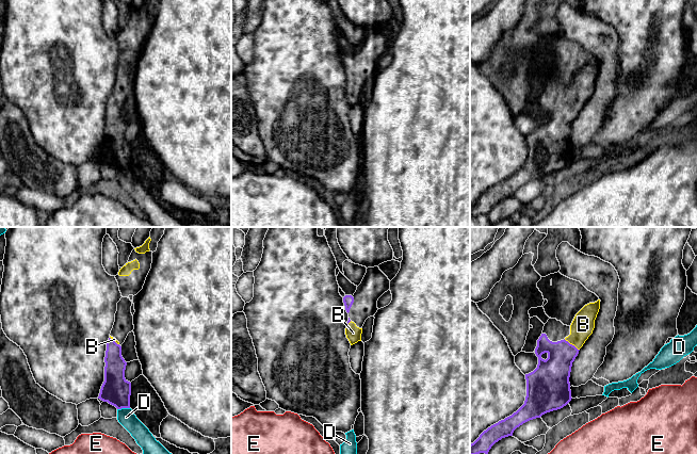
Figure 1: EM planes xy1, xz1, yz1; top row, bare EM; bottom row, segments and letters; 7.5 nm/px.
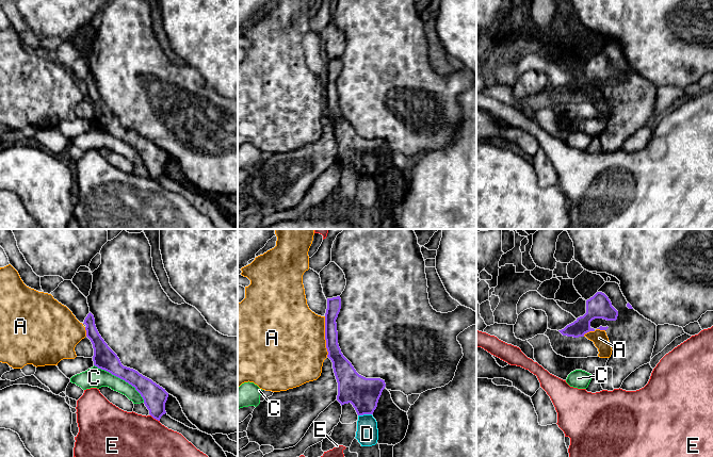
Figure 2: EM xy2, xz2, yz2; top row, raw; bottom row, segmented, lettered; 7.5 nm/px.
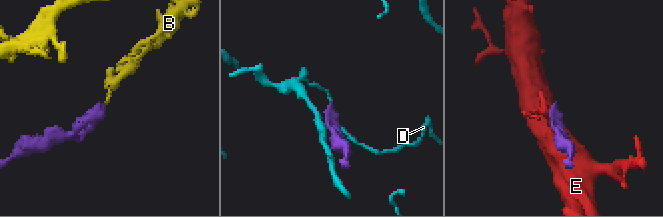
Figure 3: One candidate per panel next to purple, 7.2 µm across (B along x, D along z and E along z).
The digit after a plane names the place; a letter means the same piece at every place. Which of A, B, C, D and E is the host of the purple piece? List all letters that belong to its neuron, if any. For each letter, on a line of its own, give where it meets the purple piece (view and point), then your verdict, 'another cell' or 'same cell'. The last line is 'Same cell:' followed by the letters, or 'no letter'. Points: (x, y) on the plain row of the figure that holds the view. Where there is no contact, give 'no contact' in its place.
A: meets purple in xz2 at (325, 98); another cell
B: meets purple in yz1 at (571, 106); same cell
C: meets purple in xy2 at (122, 140); another cell
D: meets purple in xz2 at (365, 175); another cell
E: meets purple in xy2 at (155, 179); another cell
Same cell: B

